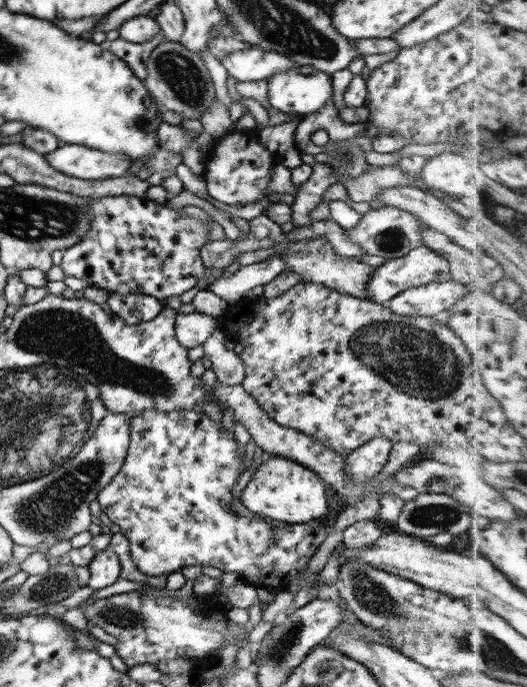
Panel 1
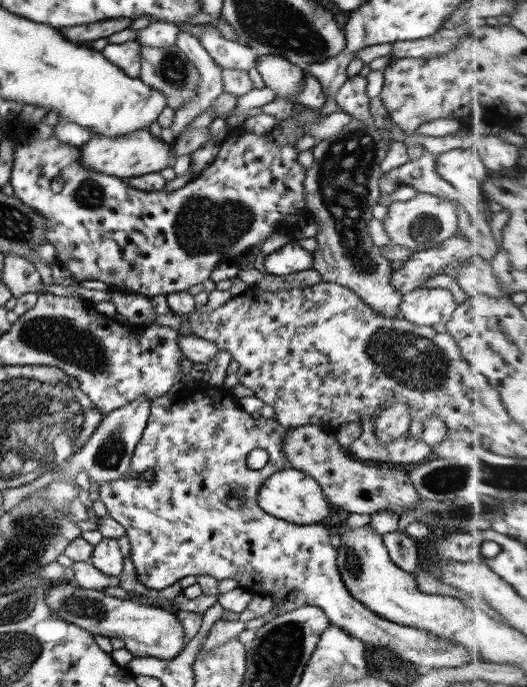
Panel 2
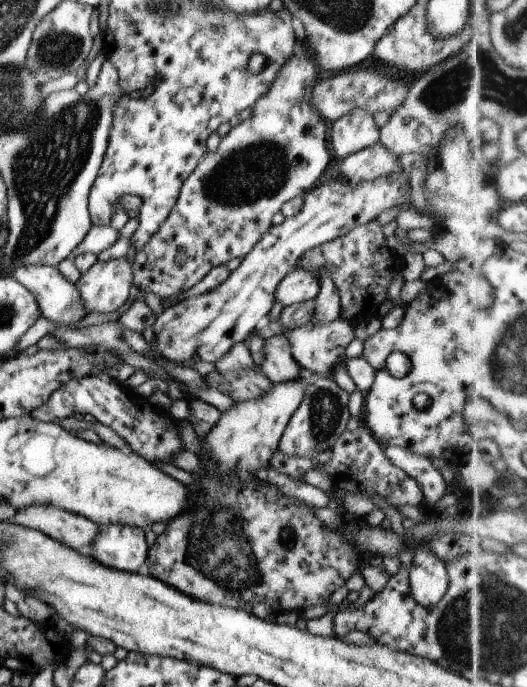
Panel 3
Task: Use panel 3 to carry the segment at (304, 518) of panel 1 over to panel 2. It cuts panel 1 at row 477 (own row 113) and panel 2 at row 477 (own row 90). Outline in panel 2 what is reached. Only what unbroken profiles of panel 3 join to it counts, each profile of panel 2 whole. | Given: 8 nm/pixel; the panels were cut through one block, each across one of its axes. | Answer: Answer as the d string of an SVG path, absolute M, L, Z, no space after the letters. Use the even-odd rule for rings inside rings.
M291 467L270 474L258 488L256 502L271 517L295 525L316 524L329 514L328 501L317 481Z

